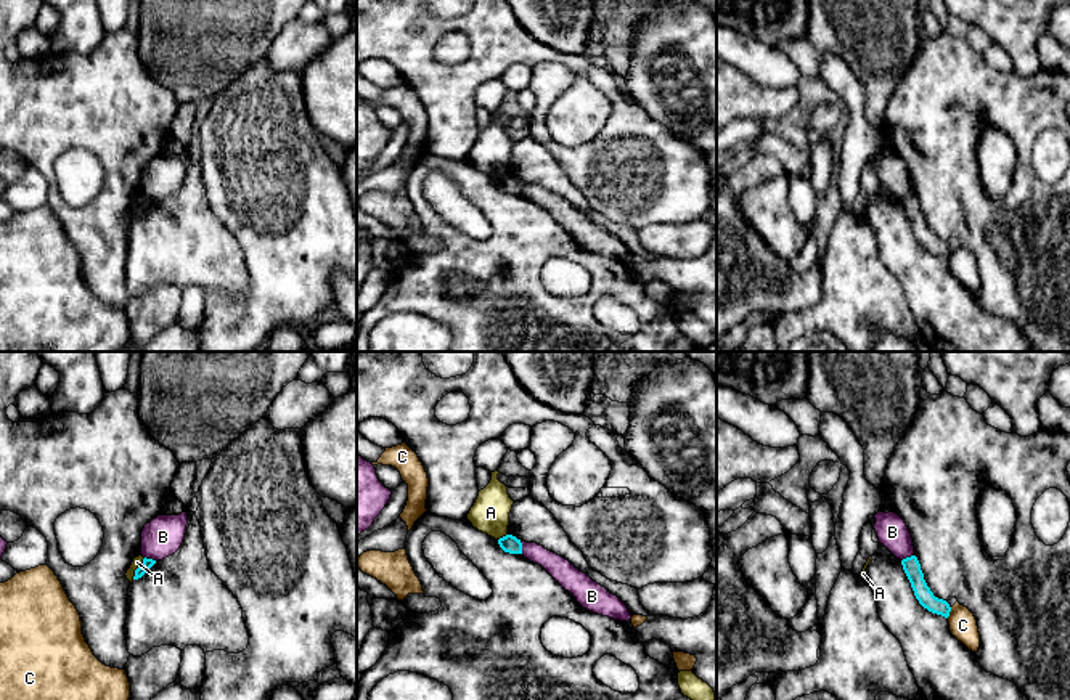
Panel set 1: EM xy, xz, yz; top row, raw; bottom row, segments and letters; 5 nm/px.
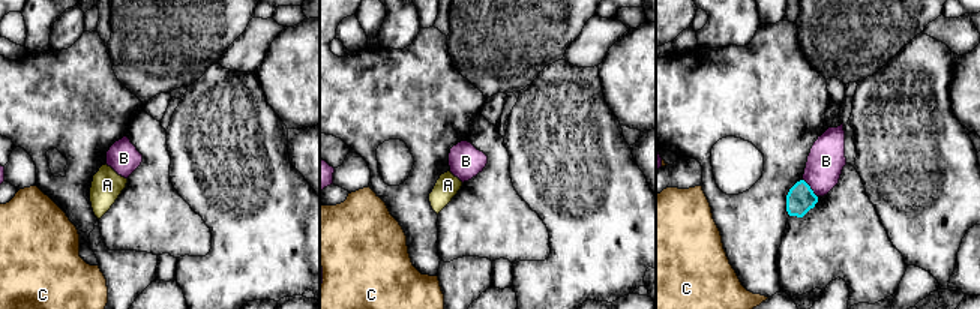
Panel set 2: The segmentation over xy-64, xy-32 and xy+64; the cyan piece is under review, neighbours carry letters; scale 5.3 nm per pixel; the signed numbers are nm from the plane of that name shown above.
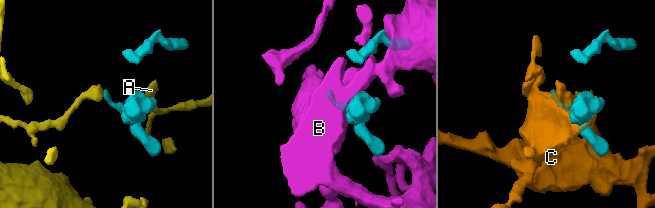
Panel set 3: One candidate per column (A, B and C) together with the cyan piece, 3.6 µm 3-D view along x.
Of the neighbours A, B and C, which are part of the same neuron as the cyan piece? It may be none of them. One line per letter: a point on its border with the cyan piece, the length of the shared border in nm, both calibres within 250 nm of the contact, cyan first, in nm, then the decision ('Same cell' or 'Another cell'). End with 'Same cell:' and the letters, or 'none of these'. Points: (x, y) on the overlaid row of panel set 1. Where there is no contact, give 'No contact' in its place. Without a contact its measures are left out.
A: Touches cyan at xy (137, 569). Shared border 130 nm. Thickness 50 nm (cyan) against 50 nm. Another cell
B: Touches cyan at xz (521, 548). Shared border 70 nm. Thickness 90 nm (cyan) against 110 nm. Another cell
C: Touches cyan at yz (950, 610). Shared border 60 nm. Thickness 90 nm (cyan) against 140 nm. Another cell
Same cell: none of these

